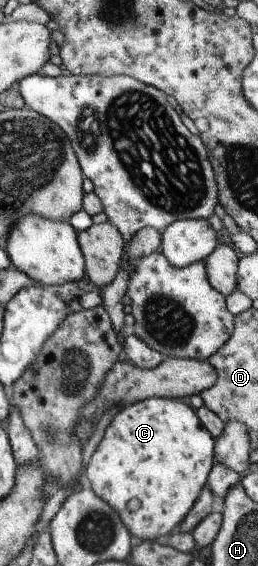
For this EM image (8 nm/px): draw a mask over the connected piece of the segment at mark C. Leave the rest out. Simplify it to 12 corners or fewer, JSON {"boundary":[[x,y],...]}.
{"boundary":[[187,400],[122,408],[86,468],[136,540],[187,518],[215,439]]}

